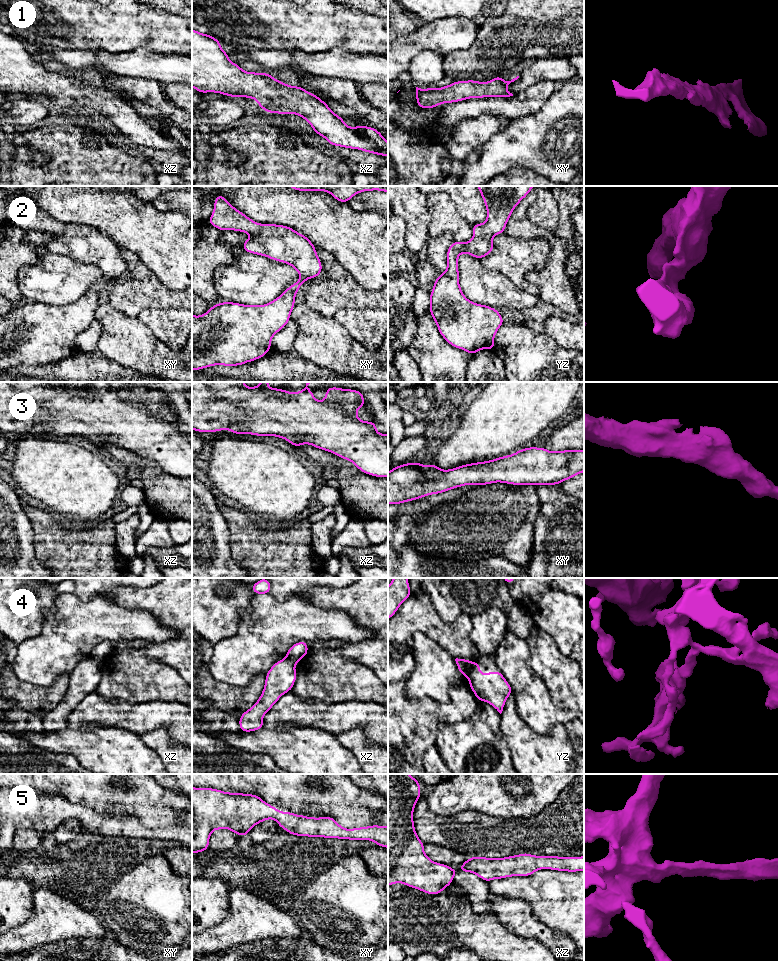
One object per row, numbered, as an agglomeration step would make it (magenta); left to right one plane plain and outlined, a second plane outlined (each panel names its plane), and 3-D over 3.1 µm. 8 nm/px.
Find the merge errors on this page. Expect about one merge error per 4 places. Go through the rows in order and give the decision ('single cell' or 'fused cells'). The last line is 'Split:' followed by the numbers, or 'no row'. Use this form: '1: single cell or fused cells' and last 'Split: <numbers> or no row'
1: single cell
2: single cell
3: single cell
4: fused cells
5: single cell
Split: 4

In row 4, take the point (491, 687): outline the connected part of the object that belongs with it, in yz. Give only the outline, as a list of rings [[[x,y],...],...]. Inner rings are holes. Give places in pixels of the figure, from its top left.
[[[475,662],[468,675],[468,680],[469,687],[477,700],[489,703],[501,714],[508,696],[513,691],[500,670],[481,674],[480,663]]]

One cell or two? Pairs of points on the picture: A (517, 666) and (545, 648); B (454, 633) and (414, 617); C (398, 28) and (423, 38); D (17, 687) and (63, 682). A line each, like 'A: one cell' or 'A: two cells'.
A: two cells
B: one cell
C: two cells
D: one cell

